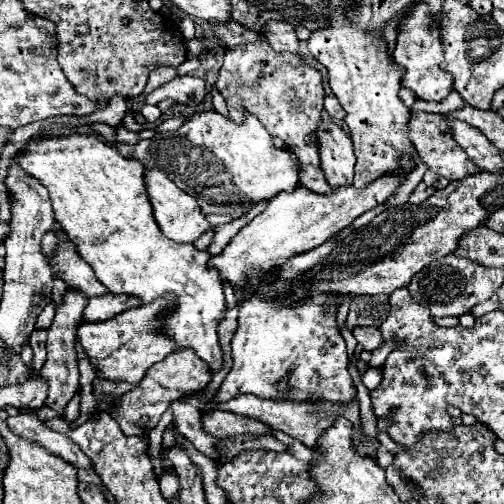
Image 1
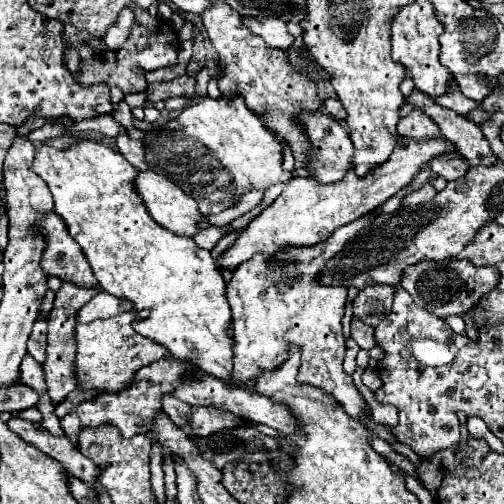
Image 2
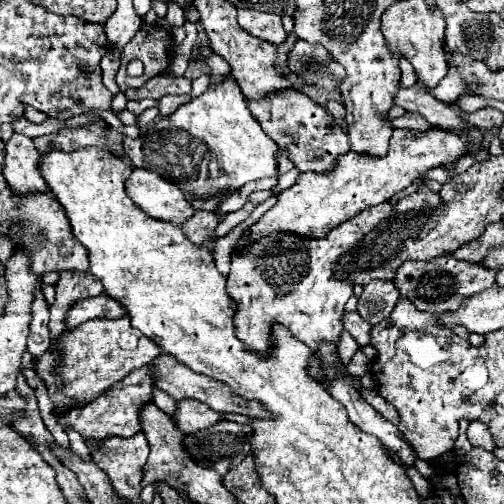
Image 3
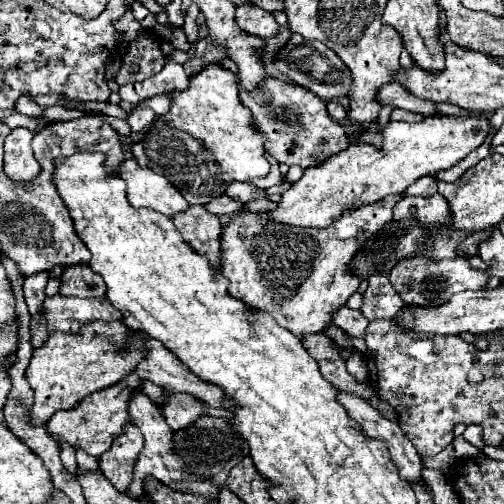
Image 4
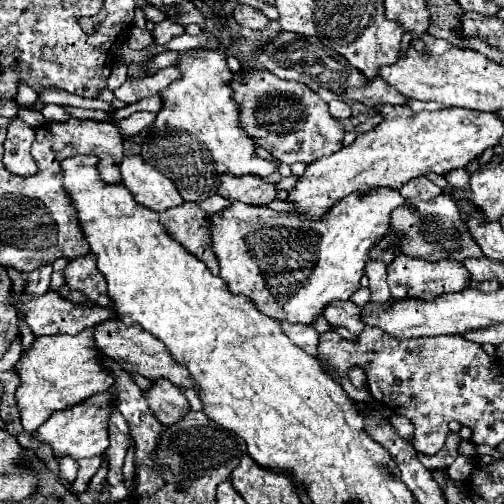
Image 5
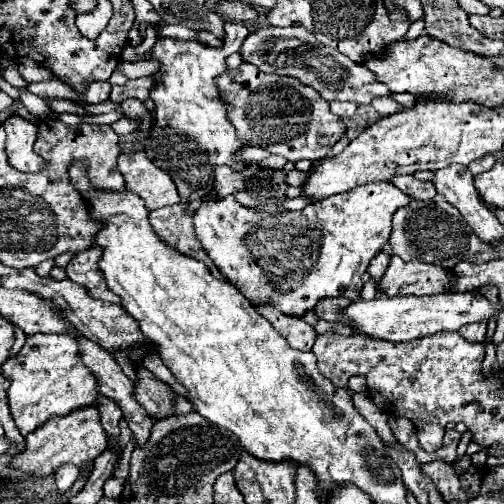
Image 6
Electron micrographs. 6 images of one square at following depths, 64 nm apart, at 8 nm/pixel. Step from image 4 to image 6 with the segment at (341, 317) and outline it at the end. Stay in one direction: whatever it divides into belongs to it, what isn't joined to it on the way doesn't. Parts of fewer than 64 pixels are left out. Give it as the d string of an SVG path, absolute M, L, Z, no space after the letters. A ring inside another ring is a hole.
M322 298L318 300L314 312L318 318L322 320L332 320L332 316L336 316L336 312L340 312L340 308L346 308L350 304L350 300L344 300L344 298Z

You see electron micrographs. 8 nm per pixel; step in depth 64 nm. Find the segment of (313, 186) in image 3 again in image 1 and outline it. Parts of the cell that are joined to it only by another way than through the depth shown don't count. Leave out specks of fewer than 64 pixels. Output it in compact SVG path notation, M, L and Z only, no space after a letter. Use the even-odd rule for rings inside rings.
M402 154L398 160L398 168L394 172L376 178L362 190L358 190L354 184L344 184L332 188L330 194L318 194L298 184L292 192L280 192L276 200L270 200L268 208L262 214L258 214L228 242L222 254L212 258L212 266L220 272L222 280L230 280L232 286L244 286L248 280L248 272L252 268L258 268L262 272L274 270L280 264L284 264L288 256L320 246L322 242L330 240L340 230L350 226L360 214L386 202L404 182L404 178L414 170L414 166L414 156Z

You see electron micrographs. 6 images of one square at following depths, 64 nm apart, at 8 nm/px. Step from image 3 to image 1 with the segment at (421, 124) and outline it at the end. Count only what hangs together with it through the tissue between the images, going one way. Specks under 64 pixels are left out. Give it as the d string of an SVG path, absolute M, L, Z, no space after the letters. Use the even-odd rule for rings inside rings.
M412 112L408 120L408 136L420 156L420 160L436 174L448 178L448 180L464 180L472 172L478 172L480 168L474 166L460 148L456 148L456 142L452 136L448 136L448 124L444 124L442 114L428 114L428 112Z

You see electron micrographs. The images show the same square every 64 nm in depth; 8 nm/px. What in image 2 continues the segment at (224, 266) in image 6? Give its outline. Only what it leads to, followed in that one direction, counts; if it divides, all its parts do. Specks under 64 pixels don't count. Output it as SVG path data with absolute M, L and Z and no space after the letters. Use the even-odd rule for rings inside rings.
M368 212L356 218L352 224L340 226L332 236L314 246L288 246L280 252L274 252L272 258L258 252L252 260L242 262L234 268L232 280L226 286L228 302L232 308L234 324L234 380L238 384L252 384L258 370L272 370L284 362L288 356L288 342L302 346L302 366L300 382L322 388L324 392L336 396L344 404L346 412L362 422L370 432L378 434L388 444L396 444L392 428L378 424L368 410L366 400L356 390L352 378L342 370L344 360L344 334L342 334L342 316L344 304L348 300L348 288L338 286L318 286L322 268L326 262L336 256L348 240L352 240L360 230L372 226L376 220L374 212Z

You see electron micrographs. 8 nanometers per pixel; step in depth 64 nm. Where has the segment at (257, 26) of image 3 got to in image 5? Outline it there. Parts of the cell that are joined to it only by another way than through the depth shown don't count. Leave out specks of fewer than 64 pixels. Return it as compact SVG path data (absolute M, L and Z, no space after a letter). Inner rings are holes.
M250 6L234 8L234 10L232 10L232 18L234 18L240 26L252 28L252 30L262 30L262 28L266 28L266 24L268 24L268 18L266 18L262 12L258 12L256 8L250 8Z

